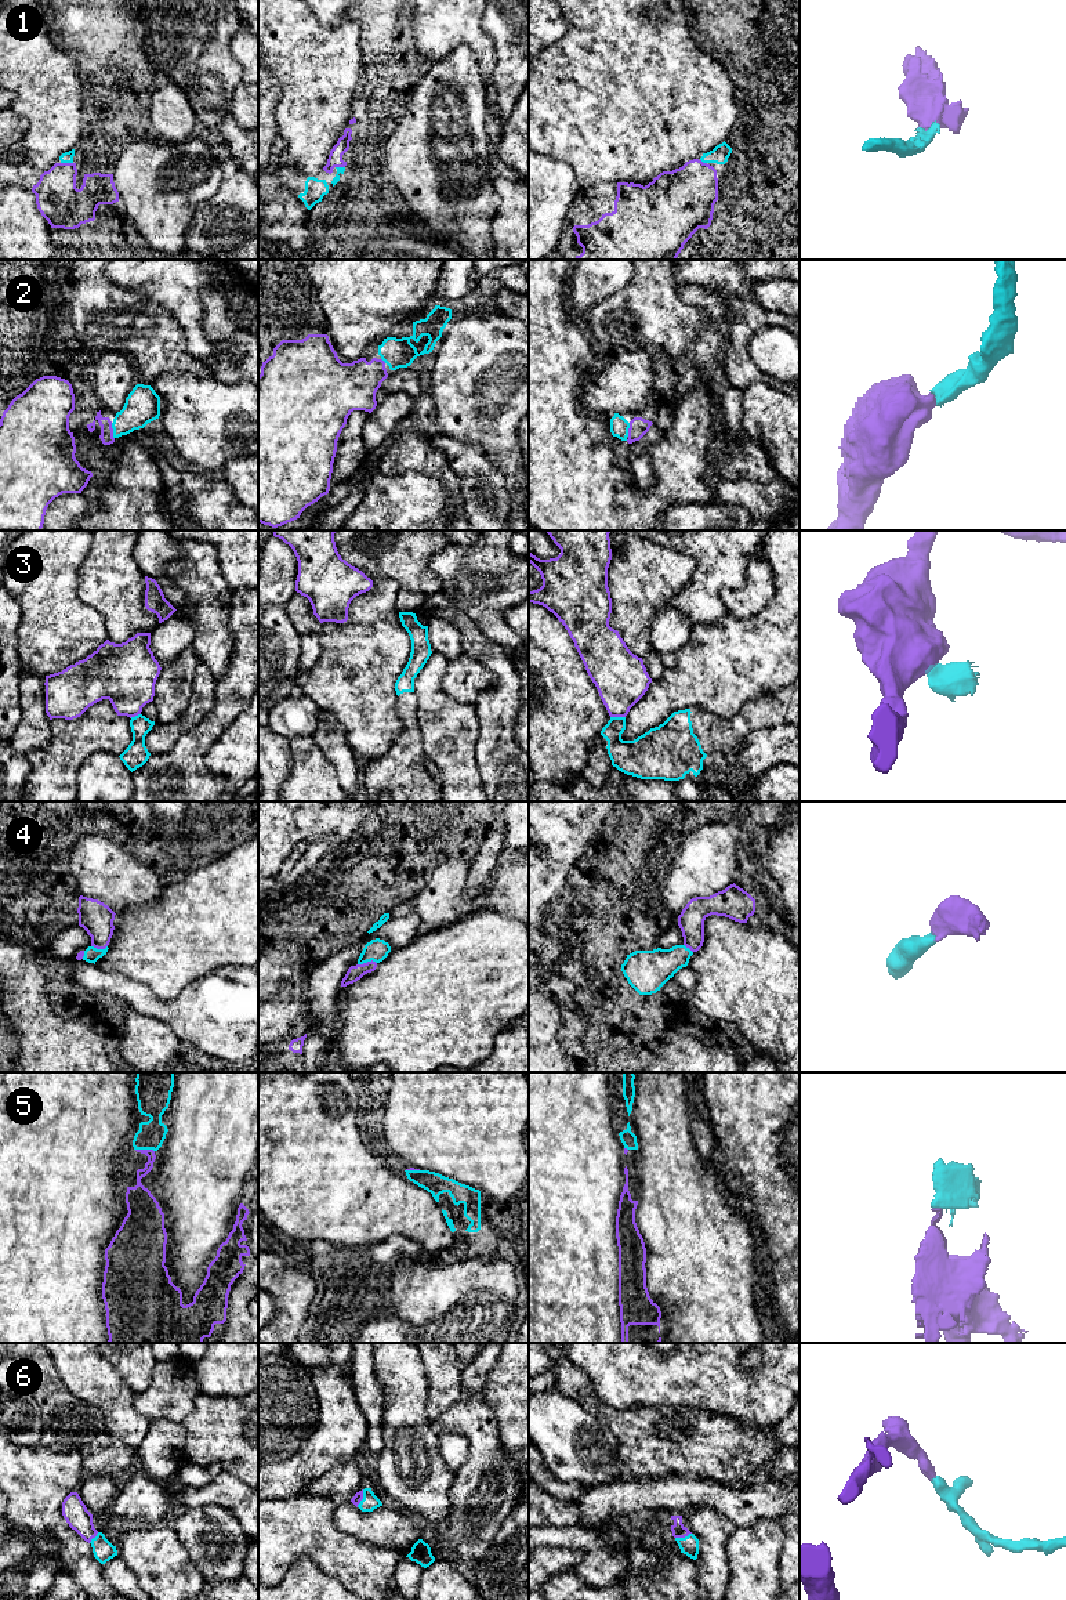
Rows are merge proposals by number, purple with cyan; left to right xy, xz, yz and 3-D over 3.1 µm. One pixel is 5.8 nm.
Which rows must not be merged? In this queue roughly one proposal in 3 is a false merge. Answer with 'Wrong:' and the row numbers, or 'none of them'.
Wrong: 3

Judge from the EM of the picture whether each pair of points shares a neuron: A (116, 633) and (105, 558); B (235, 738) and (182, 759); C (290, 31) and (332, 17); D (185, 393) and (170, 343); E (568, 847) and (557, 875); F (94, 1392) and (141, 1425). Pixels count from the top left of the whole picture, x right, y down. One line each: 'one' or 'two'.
A: one
B: two
C: two
D: two
E: two
F: one

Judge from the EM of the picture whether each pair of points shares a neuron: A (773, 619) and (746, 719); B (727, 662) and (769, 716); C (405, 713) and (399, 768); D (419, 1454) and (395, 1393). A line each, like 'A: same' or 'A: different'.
A: different
B: different
C: same
D: same

